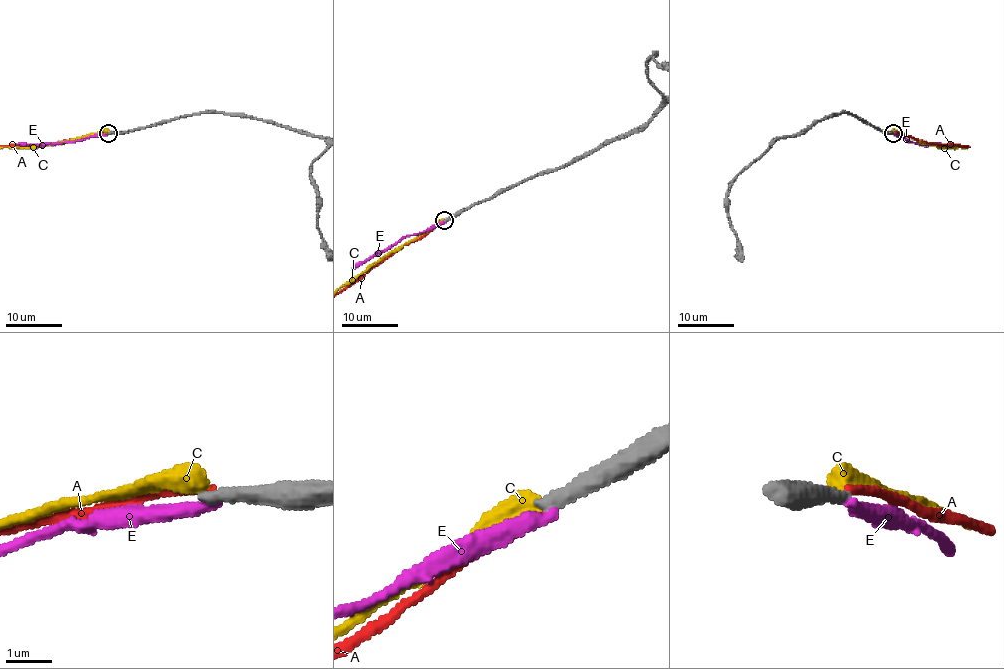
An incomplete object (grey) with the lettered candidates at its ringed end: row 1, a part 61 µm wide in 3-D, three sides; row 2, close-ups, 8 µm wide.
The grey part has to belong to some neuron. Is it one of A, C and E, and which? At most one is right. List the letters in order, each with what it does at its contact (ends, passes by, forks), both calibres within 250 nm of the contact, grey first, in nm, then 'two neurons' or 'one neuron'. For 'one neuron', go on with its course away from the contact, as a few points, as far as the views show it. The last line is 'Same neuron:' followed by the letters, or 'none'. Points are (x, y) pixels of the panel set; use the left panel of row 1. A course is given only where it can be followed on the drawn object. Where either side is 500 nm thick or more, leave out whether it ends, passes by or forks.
A: it ends; calibres 320 and 180 nm; two neurons
C: it ends; calibres 320 and 480 nm; two neurons
E: it ends; calibres 360 and 300 nm; two neurons
Same neuron: none

